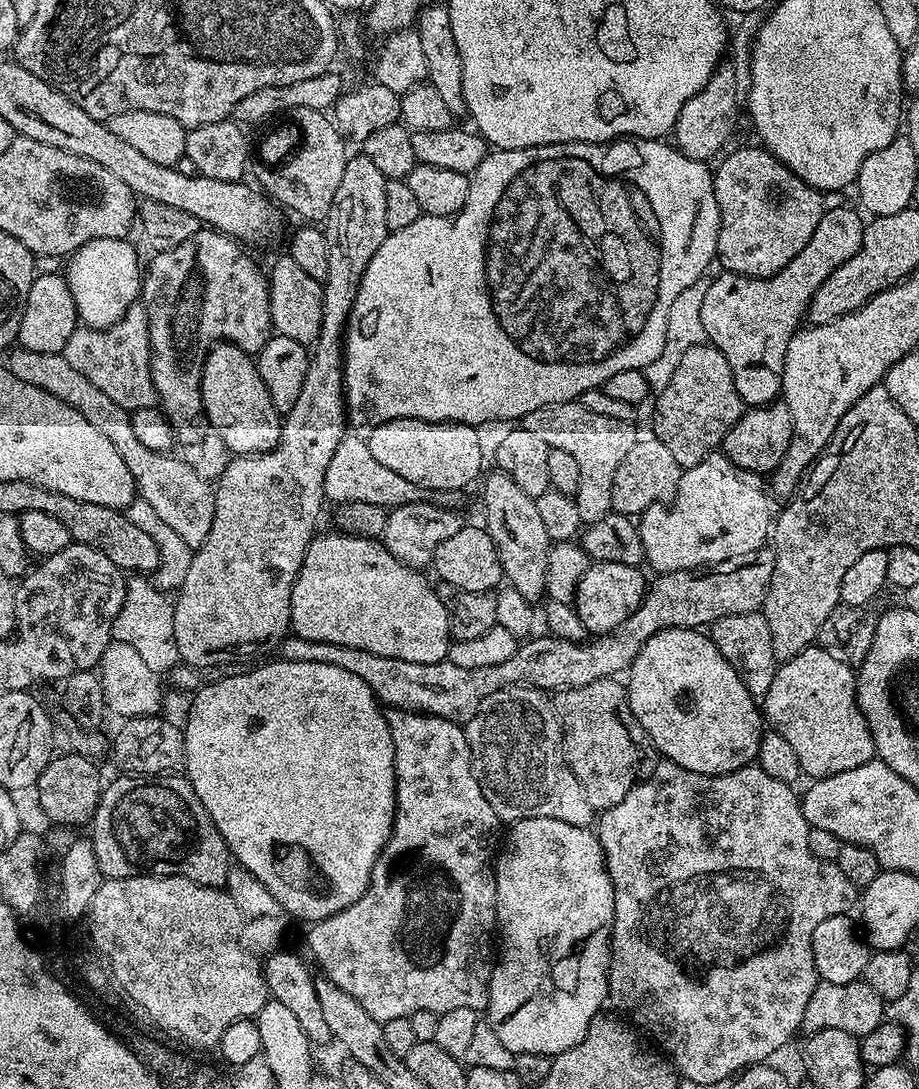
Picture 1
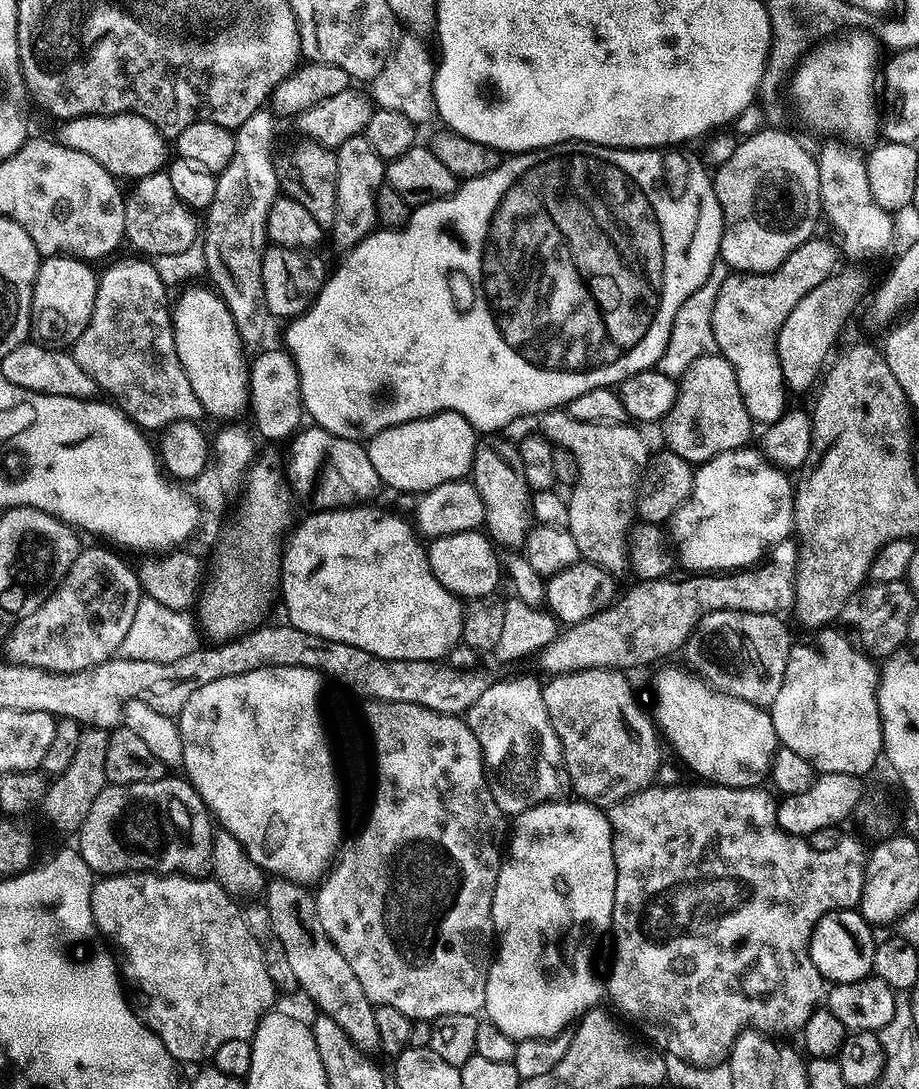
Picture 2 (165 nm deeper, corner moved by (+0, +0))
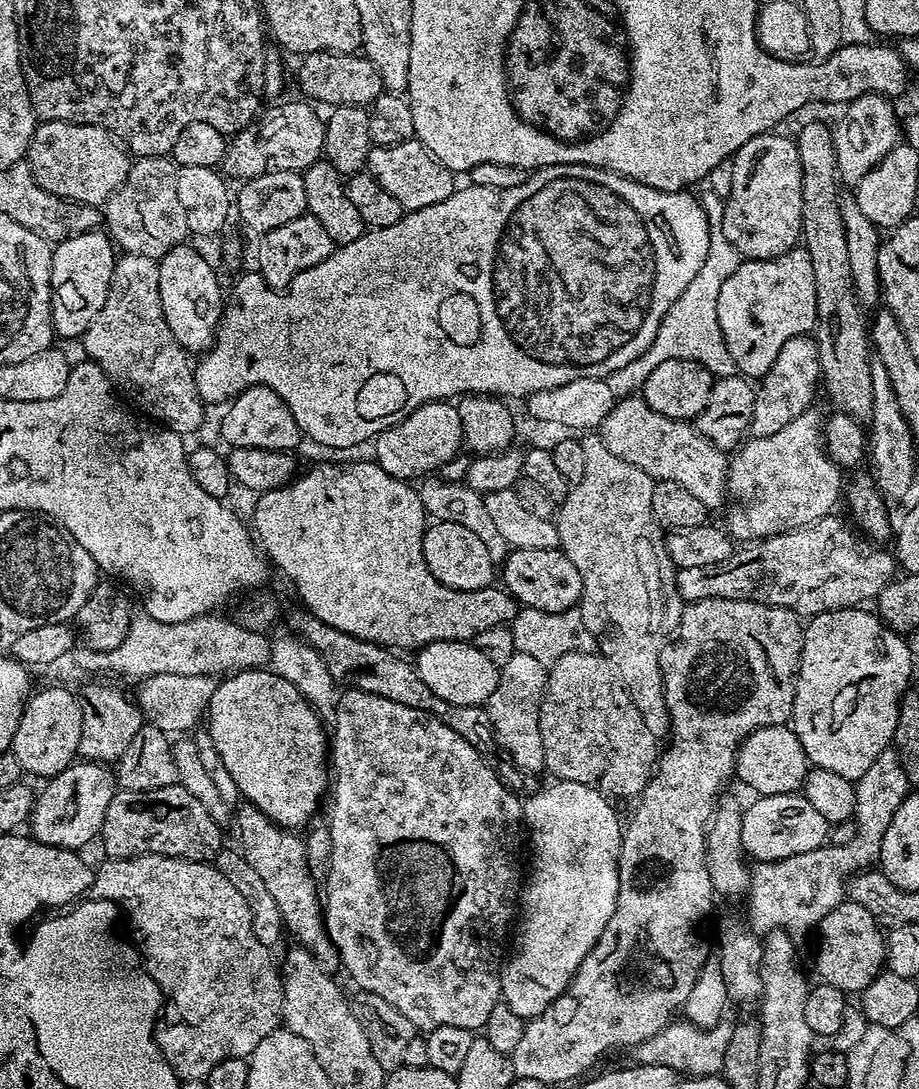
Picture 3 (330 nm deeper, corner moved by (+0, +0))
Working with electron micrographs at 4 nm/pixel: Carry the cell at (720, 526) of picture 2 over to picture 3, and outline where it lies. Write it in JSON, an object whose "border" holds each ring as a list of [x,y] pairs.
{"border":[[[816,410],[803,412],[801,416],[794,418],[794,422],[790,422],[790,426],[782,426],[778,434],[745,439],[728,461],[728,496],[731,499],[744,500],[728,512],[728,535],[736,542],[755,542],[764,540],[767,536],[777,536],[801,528],[829,515],[835,509],[832,507],[842,500],[840,475],[841,469],[824,450],[822,416],[819,416]]]}

